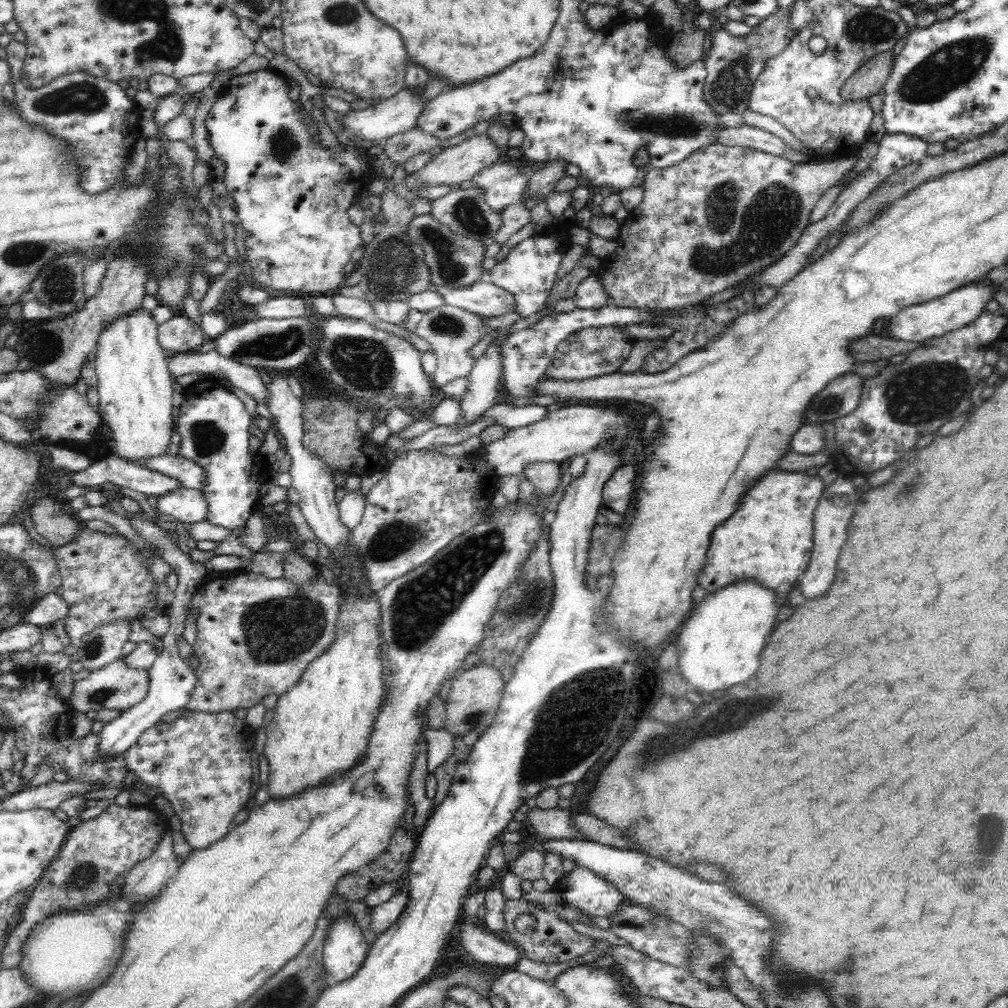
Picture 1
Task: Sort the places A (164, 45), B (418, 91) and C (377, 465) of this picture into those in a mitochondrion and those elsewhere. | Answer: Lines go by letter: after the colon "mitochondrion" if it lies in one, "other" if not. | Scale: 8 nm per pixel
A: mitochondrion
B: other
C: other

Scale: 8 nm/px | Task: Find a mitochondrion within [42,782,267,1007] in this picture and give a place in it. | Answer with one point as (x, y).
(84, 877)

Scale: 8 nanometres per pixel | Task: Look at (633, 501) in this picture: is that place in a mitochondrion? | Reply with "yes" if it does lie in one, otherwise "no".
no

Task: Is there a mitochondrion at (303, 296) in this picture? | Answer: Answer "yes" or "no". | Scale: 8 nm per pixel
no

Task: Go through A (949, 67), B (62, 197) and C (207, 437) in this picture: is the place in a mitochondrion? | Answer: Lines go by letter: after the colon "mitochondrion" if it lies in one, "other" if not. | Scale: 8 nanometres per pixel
A: mitochondrion
B: other
C: mitochondrion

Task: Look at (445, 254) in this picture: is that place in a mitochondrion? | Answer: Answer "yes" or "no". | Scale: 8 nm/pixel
yes

